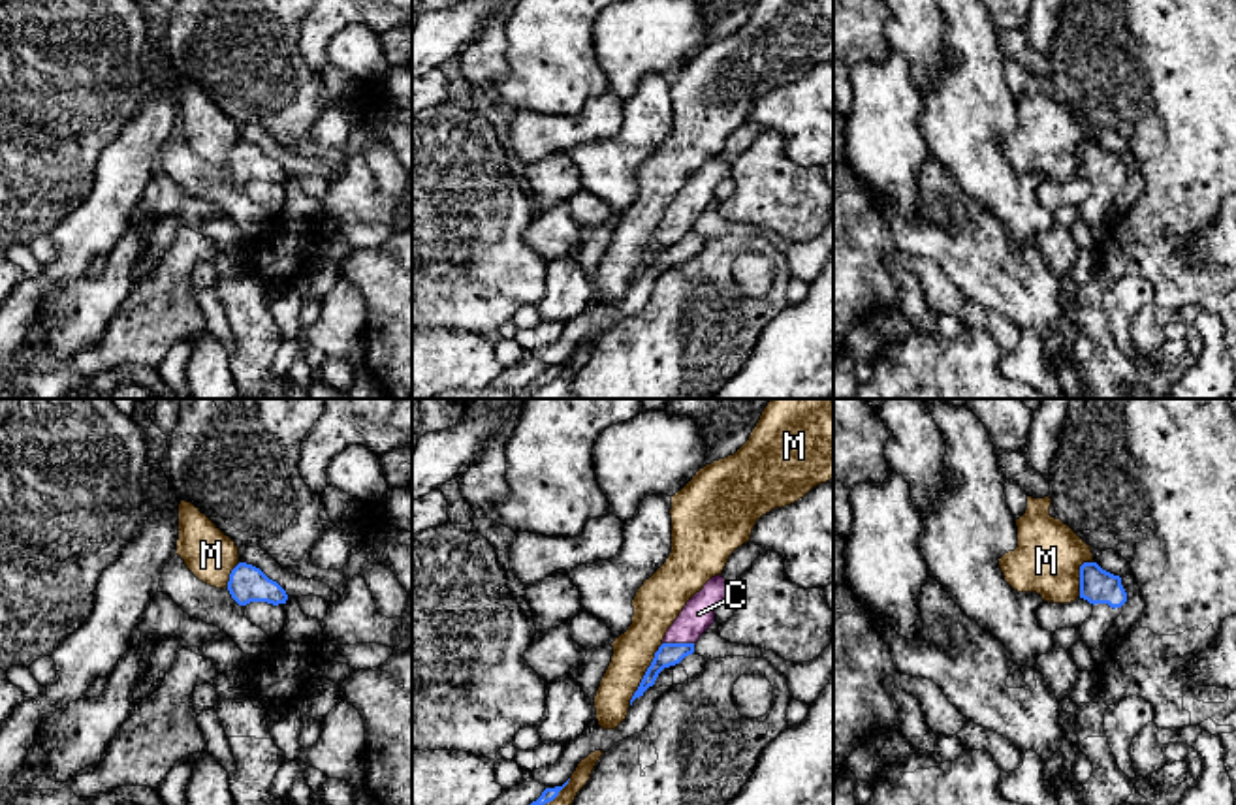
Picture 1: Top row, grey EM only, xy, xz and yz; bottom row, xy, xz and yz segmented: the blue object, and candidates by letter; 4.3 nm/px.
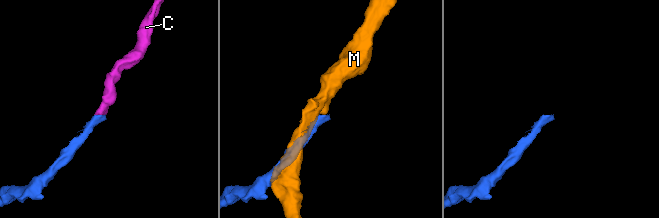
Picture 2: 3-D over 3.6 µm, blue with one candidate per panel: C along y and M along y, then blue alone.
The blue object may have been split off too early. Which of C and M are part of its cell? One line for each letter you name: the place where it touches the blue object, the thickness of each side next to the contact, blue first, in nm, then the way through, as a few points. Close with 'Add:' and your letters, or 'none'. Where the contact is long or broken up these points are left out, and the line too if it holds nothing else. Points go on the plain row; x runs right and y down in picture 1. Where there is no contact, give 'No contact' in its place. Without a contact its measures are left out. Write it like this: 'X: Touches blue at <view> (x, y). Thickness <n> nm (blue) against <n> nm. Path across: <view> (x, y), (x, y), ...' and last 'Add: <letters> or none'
C: Touches blue at xz (678, 222). Thickness 100 nm (blue) against 140 nm
Add: C

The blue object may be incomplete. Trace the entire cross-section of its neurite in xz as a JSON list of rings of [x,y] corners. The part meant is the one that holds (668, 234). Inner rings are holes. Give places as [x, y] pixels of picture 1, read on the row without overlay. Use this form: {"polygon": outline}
{"polygon": [[[721,154],[711,156],[700,171],[696,171],[673,203],[668,207],[662,224],[655,231],[630,284],[636,276],[655,263],[664,246],[679,243],[685,235],[694,231],[694,222],[715,201],[715,188],[732,177],[732,162]]]}

